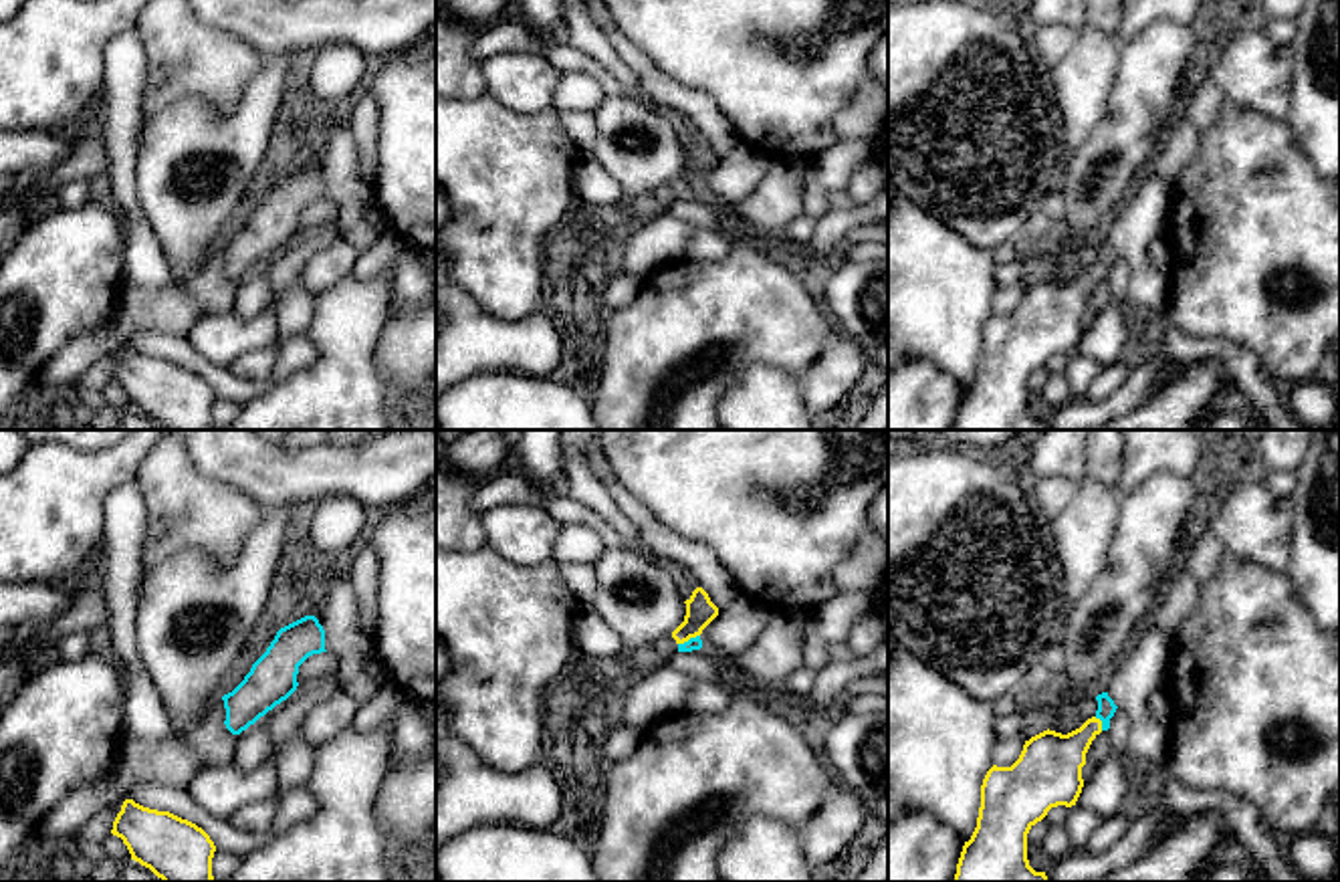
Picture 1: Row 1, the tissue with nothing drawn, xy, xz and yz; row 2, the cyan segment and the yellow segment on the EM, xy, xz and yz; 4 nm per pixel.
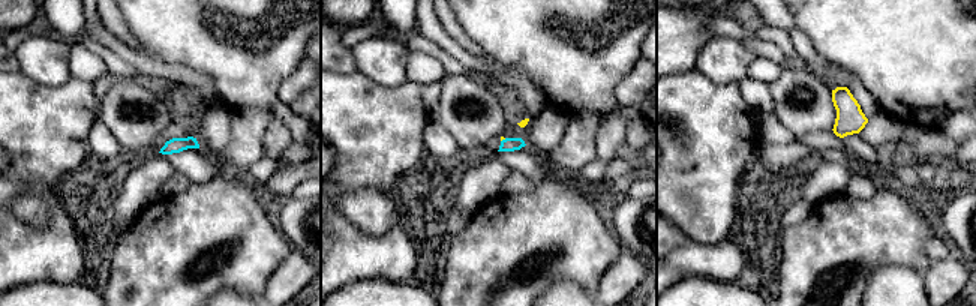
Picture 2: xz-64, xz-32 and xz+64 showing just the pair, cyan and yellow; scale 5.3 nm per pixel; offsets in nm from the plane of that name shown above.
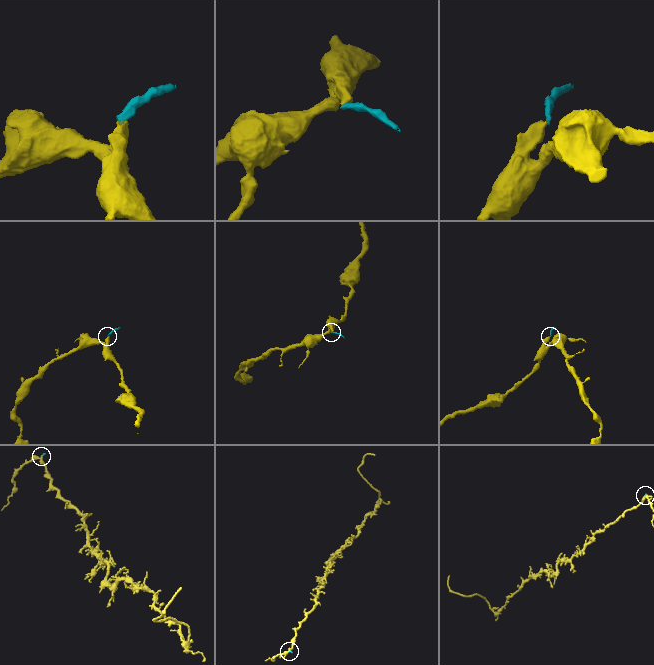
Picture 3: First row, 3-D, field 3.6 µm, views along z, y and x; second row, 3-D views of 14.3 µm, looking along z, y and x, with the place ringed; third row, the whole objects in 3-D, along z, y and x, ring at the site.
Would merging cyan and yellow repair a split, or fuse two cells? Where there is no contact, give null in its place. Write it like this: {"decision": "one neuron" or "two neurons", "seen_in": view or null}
{"decision": "one neuron", "seen_in": "xz"}

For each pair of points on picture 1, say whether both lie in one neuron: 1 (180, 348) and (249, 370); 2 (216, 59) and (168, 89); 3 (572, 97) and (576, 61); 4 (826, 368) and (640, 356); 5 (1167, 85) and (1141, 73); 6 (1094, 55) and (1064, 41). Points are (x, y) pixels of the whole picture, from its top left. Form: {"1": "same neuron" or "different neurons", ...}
{"1": "different neurons", "2": "same neuron", "3": "different neurons", "4": "different neurons", "5": "same neuron", "6": "different neurons"}

